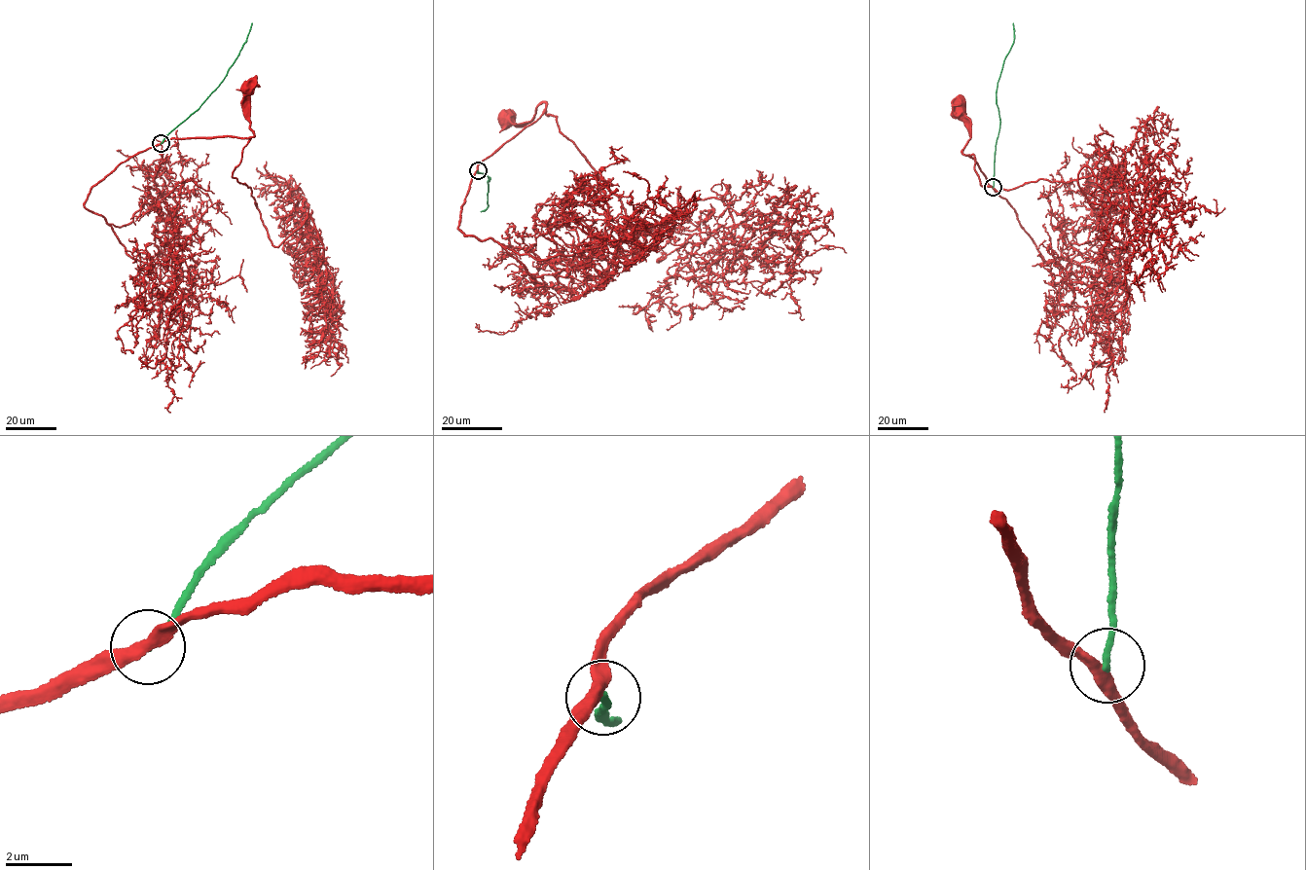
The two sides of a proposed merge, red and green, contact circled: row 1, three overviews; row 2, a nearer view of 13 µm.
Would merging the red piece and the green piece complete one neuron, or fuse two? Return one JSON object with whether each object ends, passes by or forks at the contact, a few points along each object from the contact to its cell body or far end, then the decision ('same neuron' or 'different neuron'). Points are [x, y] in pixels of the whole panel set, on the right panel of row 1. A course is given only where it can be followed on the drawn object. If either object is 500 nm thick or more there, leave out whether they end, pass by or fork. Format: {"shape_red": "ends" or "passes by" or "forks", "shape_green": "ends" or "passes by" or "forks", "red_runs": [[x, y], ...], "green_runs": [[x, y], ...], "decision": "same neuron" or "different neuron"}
{"shape_red": "passes by", "shape_green": "ends", "red_runs": [[993, 187], [975, 158], [964, 155], [962, 150], [970, 137], [970, 121], [959, 112]], "green_runs": [[994, 187], [996, 146], [1000, 124], [996, 94], [1003, 60], [1013, 43], [1013, 22]], "decision": "different neuron"}

